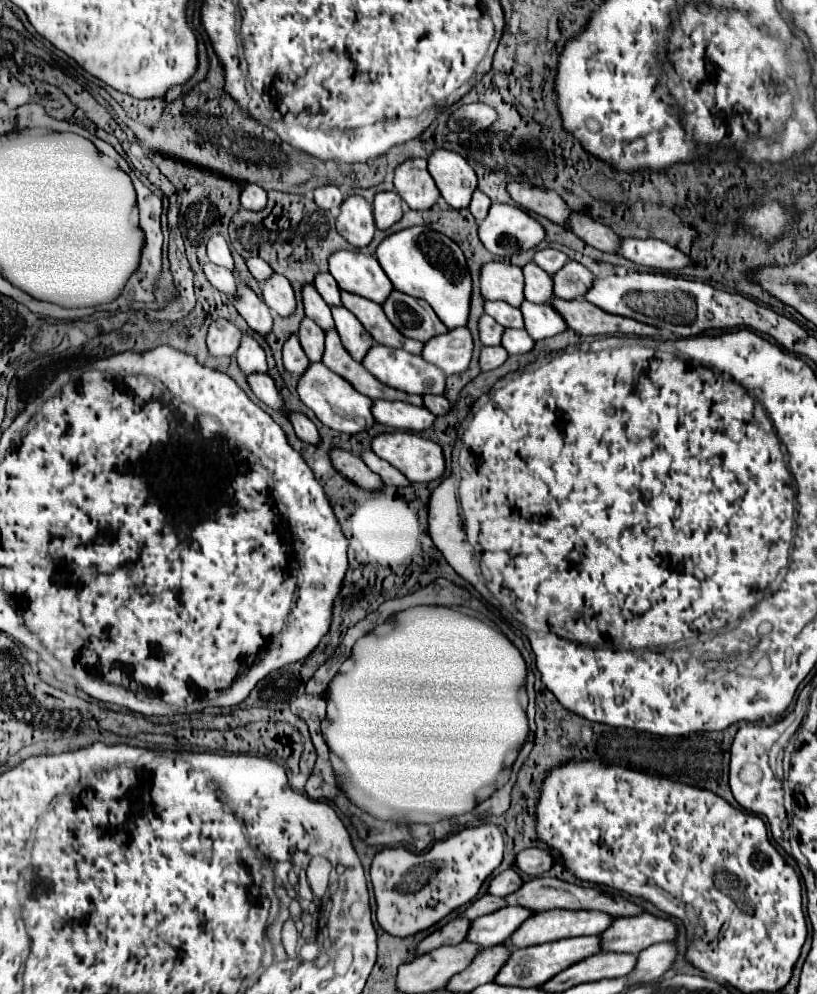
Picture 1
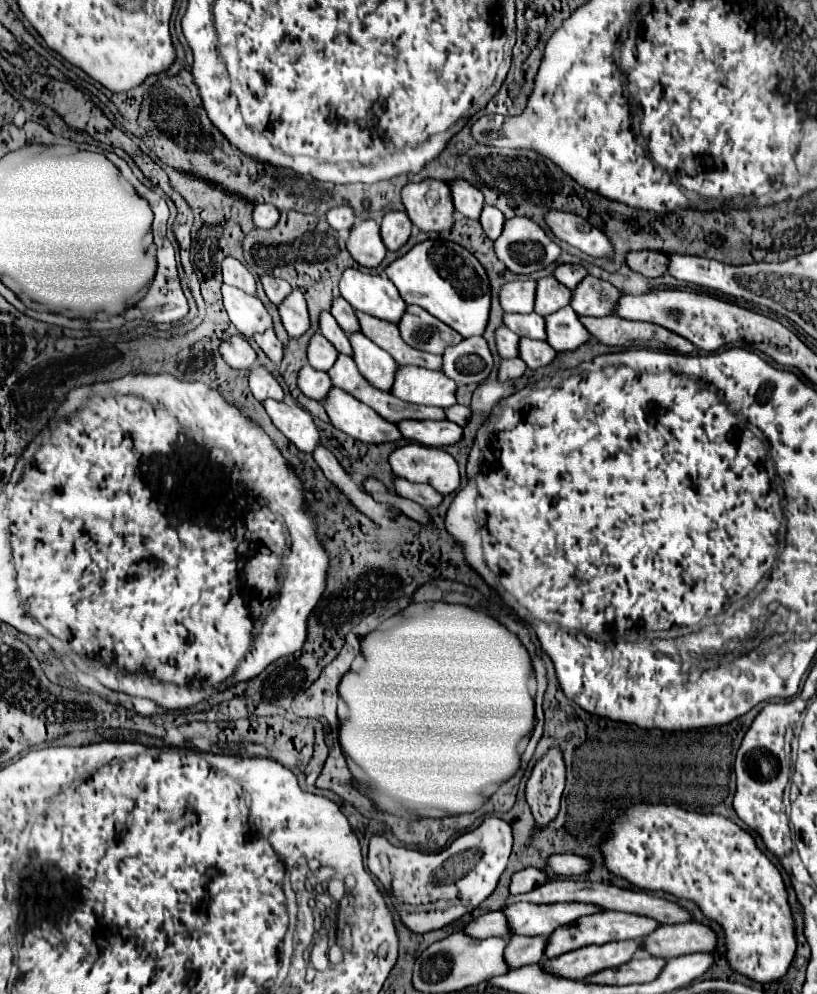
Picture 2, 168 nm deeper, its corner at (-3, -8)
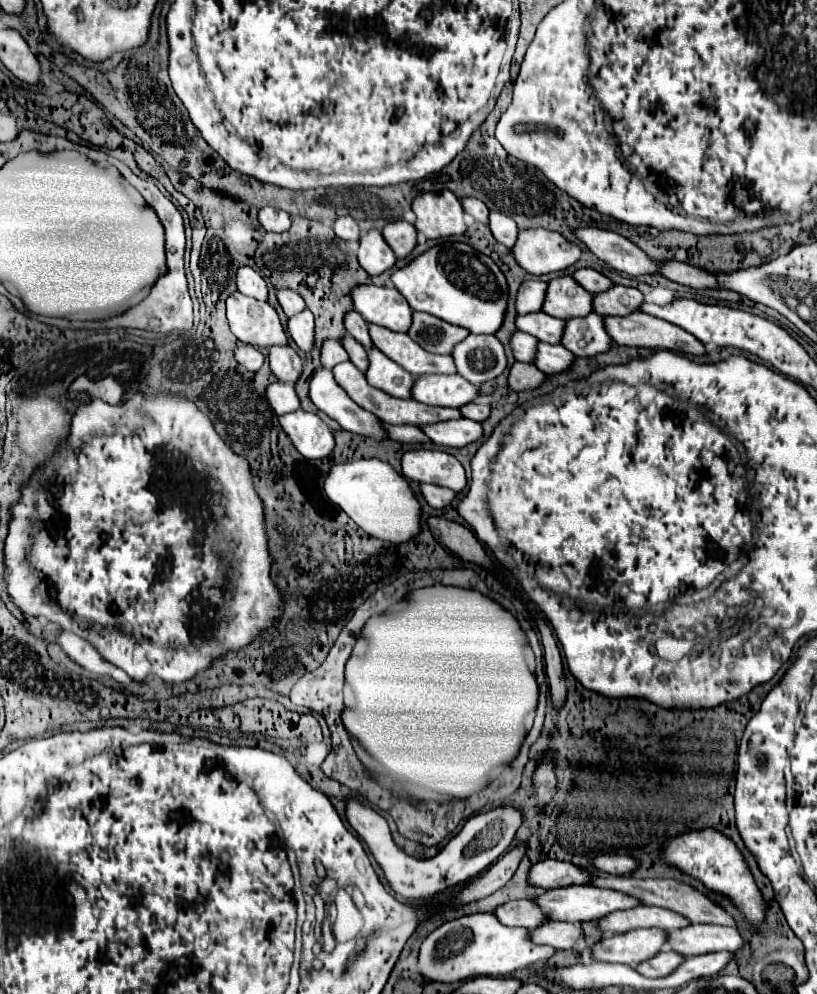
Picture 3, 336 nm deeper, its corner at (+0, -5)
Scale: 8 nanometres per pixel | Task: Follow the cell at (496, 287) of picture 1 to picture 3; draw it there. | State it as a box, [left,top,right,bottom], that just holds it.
[515,280,547,314]

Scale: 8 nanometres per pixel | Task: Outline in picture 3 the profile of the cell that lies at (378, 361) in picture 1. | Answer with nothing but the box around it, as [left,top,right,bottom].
[413,374,479,408]

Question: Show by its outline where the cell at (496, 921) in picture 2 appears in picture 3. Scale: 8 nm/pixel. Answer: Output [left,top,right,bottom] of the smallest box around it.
[495,900,549,930]

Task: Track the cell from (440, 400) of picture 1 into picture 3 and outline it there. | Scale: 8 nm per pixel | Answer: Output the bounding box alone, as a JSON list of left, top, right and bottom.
[461,402,491,422]

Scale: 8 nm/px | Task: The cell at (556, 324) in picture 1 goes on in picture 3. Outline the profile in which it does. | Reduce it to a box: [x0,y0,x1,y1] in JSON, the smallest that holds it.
[561,312,615,358]

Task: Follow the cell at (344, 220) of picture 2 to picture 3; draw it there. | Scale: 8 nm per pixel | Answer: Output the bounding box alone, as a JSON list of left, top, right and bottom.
[335,216,359,240]

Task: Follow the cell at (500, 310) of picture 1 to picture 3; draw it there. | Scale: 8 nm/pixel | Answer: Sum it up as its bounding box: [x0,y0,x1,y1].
[517,312,565,344]

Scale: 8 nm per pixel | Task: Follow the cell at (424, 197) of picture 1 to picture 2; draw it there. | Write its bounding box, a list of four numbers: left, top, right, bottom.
[402,179,454,231]

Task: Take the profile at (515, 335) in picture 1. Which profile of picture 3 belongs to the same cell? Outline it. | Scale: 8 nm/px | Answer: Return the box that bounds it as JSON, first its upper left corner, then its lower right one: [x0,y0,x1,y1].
[535,342,575,374]

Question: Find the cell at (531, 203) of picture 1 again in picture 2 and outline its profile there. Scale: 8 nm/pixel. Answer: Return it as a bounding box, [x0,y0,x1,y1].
[544,209,612,257]

